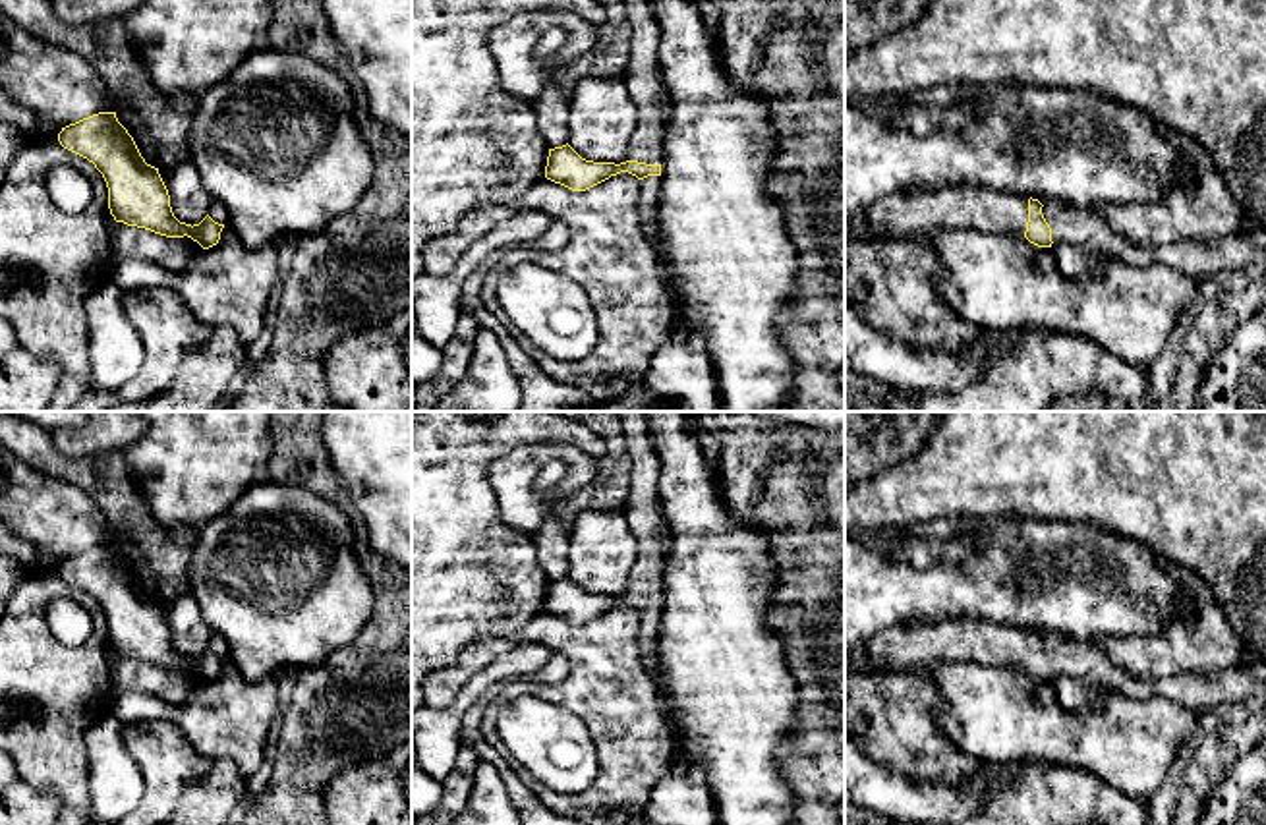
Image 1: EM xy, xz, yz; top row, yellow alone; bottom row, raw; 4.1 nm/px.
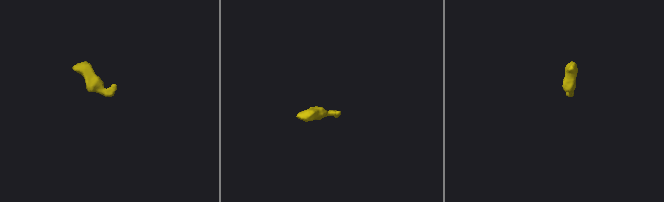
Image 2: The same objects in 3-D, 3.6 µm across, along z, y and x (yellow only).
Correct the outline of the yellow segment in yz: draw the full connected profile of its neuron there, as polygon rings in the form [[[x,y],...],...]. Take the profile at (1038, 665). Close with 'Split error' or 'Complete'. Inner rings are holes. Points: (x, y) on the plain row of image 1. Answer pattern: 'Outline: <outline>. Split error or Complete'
Outline: [[[978,618],[883,630],[864,645],[845,651],[845,670],[856,670],[862,663],[885,663],[895,670],[908,670],[930,659],[976,661],[997,667],[1015,665],[1038,680],[1065,674],[1111,686],[1131,699],[1160,696],[1202,713],[1222,703],[1243,703],[1266,686],[1264,680],[1243,667],[1223,669],[1214,674],[1138,680],[1113,665],[1092,641],[1075,641],[1055,634],[1042,638],[1032,630]]]. Split error

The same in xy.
Outline: [[[99,545],[62,560],[64,582],[87,591],[108,620],[108,641],[116,655],[151,663],[166,670],[191,670],[203,682],[218,676],[228,653],[226,641],[213,634],[199,657],[180,655],[170,640],[158,601],[145,595],[133,570],[116,545]]]. Split error

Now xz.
Outline: [[[644,412],[617,413],[622,423],[632,464],[630,497],[624,516],[638,543],[638,556],[630,570],[626,593],[620,597],[586,593],[566,576],[549,582],[545,611],[572,624],[586,624],[620,605],[636,609],[640,612],[640,661],[657,686],[657,641],[665,572],[665,518],[657,502],[661,462],[647,435]]]. Split error

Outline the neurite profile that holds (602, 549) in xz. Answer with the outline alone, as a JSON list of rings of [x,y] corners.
[[[586,510],[568,531],[568,578],[586,593],[626,595],[638,543],[624,512]]]

